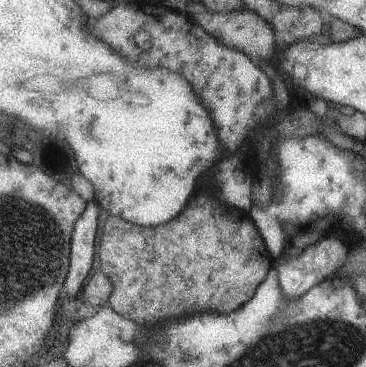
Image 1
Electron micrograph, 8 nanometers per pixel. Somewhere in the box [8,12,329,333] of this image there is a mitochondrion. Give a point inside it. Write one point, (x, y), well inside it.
(47, 220)

